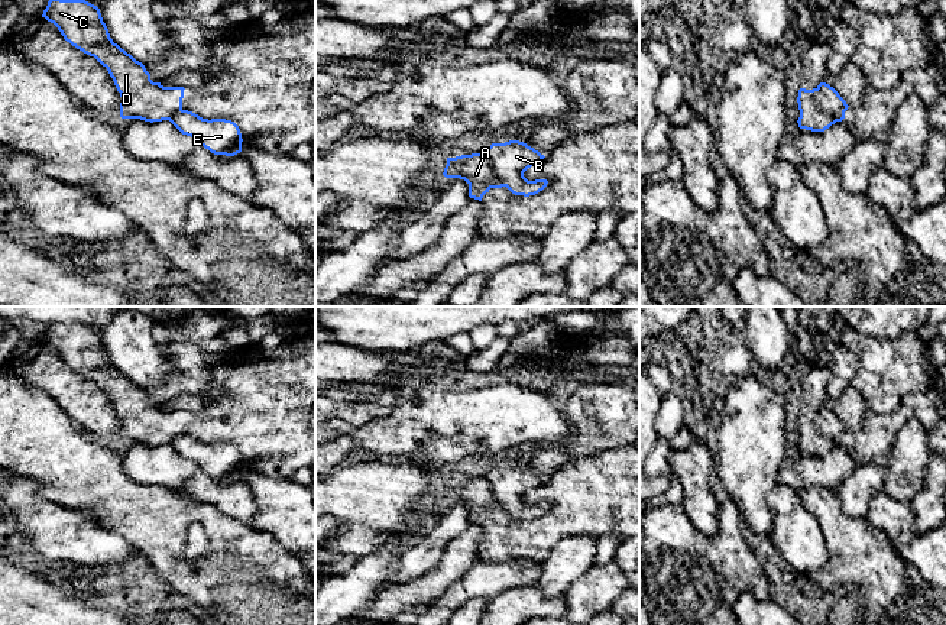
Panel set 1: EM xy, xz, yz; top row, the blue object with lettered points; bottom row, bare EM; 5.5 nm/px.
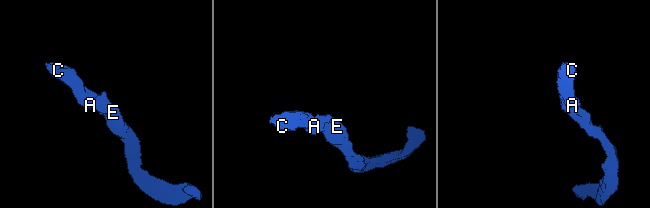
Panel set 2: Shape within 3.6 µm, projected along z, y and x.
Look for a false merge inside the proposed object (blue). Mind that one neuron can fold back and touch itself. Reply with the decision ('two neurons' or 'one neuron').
two neurons

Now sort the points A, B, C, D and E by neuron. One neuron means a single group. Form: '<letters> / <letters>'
A C D / B E

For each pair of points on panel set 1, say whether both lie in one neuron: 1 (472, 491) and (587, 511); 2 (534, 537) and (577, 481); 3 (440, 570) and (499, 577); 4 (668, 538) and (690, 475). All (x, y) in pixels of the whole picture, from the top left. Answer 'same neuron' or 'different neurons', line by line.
1: same neuron
2: same neuron
3: different neurons
4: different neurons

